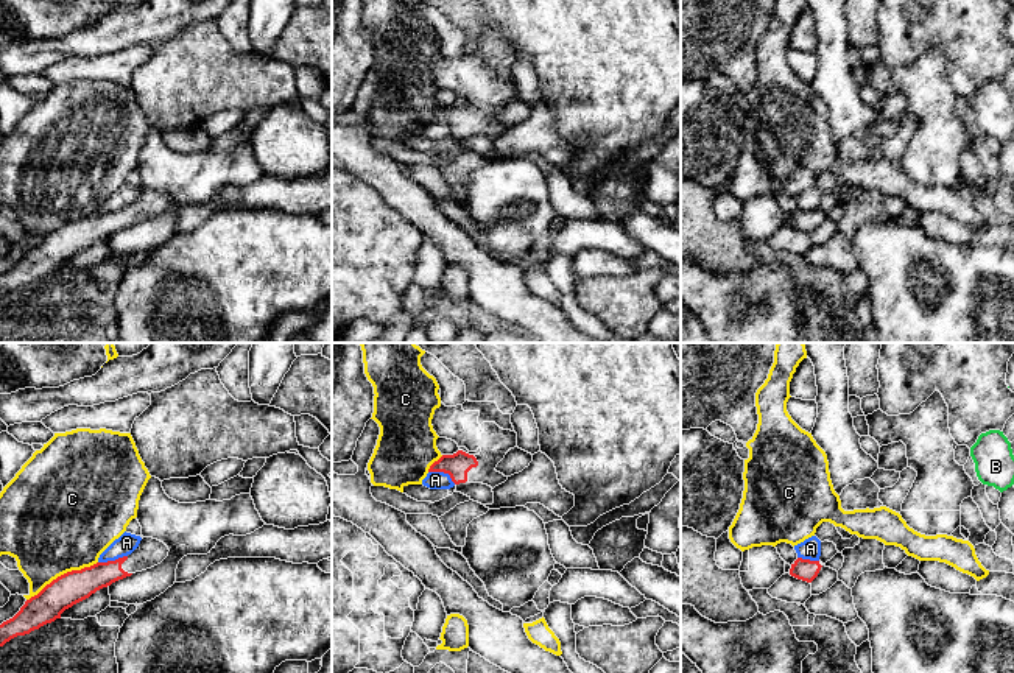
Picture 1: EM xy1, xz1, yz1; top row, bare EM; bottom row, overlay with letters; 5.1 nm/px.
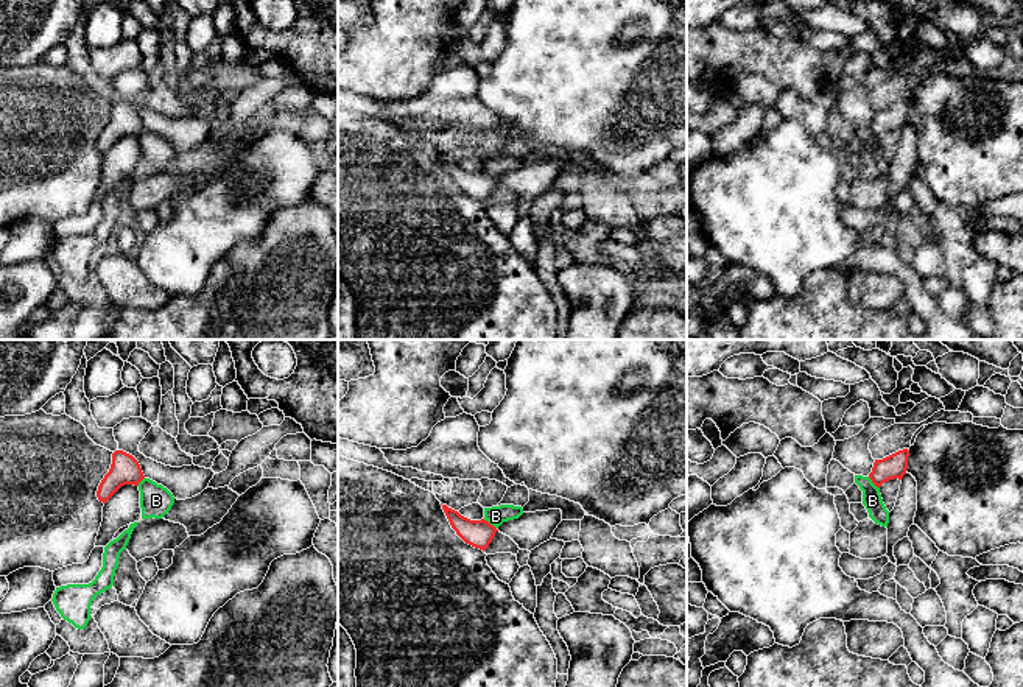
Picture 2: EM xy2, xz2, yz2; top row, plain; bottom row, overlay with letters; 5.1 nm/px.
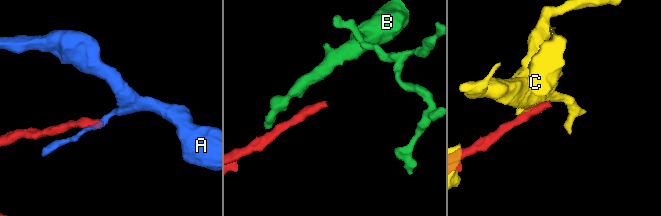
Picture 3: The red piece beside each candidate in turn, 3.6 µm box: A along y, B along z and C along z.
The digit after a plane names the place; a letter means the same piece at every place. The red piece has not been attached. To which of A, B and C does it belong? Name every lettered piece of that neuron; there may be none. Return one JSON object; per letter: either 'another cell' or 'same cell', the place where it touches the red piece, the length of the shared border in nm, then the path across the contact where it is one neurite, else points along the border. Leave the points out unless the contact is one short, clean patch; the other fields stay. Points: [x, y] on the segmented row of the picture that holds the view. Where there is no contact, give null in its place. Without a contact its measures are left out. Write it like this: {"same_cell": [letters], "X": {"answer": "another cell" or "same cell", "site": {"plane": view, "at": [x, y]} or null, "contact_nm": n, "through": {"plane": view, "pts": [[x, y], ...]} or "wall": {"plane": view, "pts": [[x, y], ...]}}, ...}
{"same_cell": [], "A": {"answer": "another cell", "site": {"plane": "xz1", "at": [443, 471]}, "contact_nm": 160, "wall": {"plane": "xz1", "pts": [[429, 471], [443, 471], [455, 483]]}}, "B": {"answer": "another cell", "site": {"plane": "xz2", "at": [488, 522]}, "contact_nm": 90, "wall": {"plane": "xz2", "pts": [[483, 519], [495, 528]]}}, "C": {"answer": "another cell", "site": {"plane": "xy1", "at": [61, 575]}, "contact_nm": 420, "wall": {"plane": "xy1", "pts": [[97, 561], [58, 575], [27, 600]]}}}

